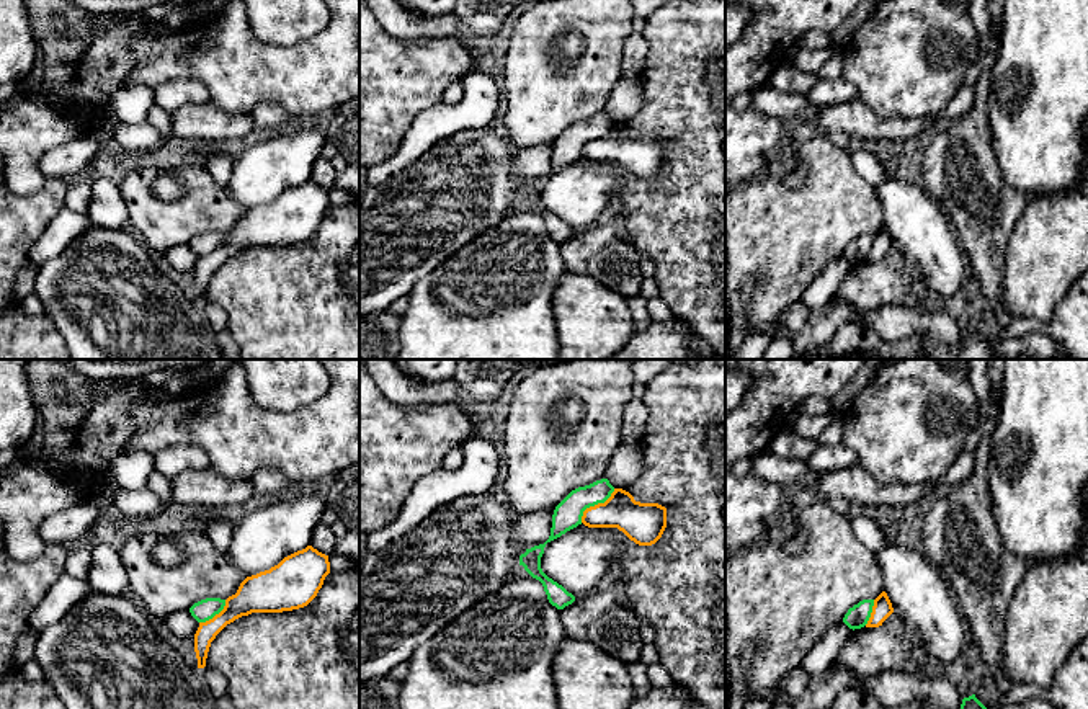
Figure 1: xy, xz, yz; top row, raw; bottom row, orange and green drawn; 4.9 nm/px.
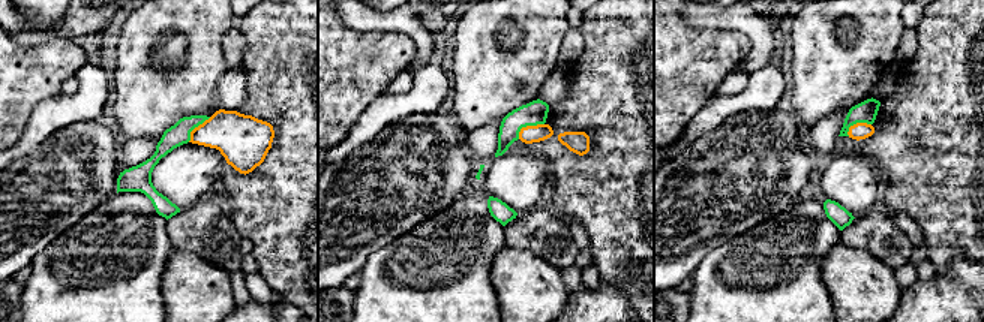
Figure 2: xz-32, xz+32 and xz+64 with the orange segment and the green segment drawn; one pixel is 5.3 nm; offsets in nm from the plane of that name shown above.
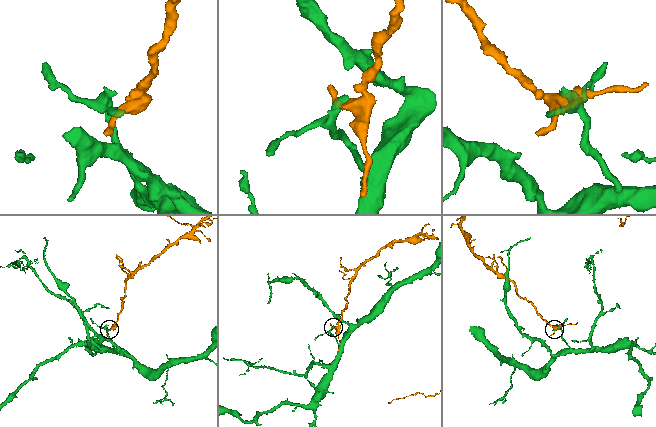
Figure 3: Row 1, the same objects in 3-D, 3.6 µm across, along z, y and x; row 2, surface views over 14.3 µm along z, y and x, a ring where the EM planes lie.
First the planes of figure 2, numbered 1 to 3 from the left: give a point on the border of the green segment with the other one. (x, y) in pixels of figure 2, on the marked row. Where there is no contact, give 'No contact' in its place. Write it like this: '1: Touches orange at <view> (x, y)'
1: Touches orange at xz-32 (195, 128)
2: Touches orange at xz+32 (527, 126)
3: Touches orange at xz+64 (857, 123)

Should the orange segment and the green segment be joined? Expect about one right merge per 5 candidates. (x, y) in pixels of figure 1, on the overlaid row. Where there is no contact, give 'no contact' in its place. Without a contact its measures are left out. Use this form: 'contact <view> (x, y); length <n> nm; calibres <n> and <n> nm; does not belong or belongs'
contact xz (595, 505); length 240 nm; calibres 200 and 140 nm; does not belong

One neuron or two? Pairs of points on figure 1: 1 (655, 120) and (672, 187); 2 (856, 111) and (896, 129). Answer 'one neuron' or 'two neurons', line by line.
1: one neuron
2: one neuron

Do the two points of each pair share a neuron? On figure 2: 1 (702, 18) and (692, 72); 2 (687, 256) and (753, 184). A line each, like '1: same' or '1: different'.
1: different
2: same

